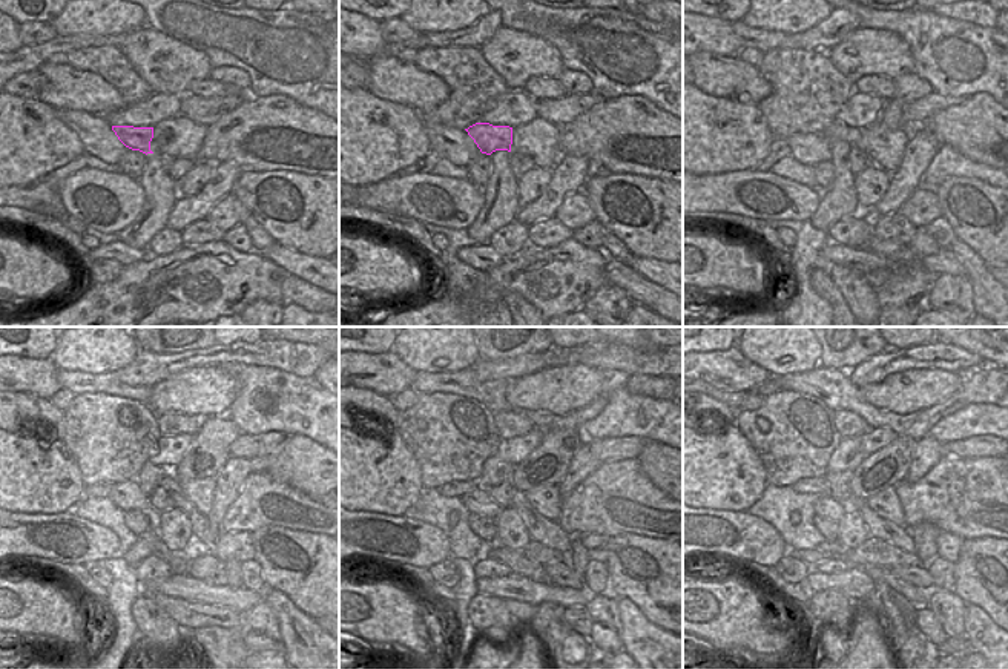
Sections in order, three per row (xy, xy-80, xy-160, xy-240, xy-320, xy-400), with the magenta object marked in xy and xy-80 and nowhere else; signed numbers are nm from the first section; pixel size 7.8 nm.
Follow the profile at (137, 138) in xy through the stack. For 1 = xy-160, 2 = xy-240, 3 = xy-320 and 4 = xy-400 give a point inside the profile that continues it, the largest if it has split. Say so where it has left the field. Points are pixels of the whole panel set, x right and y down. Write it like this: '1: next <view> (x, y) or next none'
1: next xy-160 (838, 131)
2: next xy-240 (203, 539)
3: next xy-320 (548, 533)
4: next xy-400 (899, 536)

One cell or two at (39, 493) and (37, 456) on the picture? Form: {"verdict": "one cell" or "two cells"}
{"verdict": "one cell"}

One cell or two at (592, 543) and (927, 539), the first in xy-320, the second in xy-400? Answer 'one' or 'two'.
two

